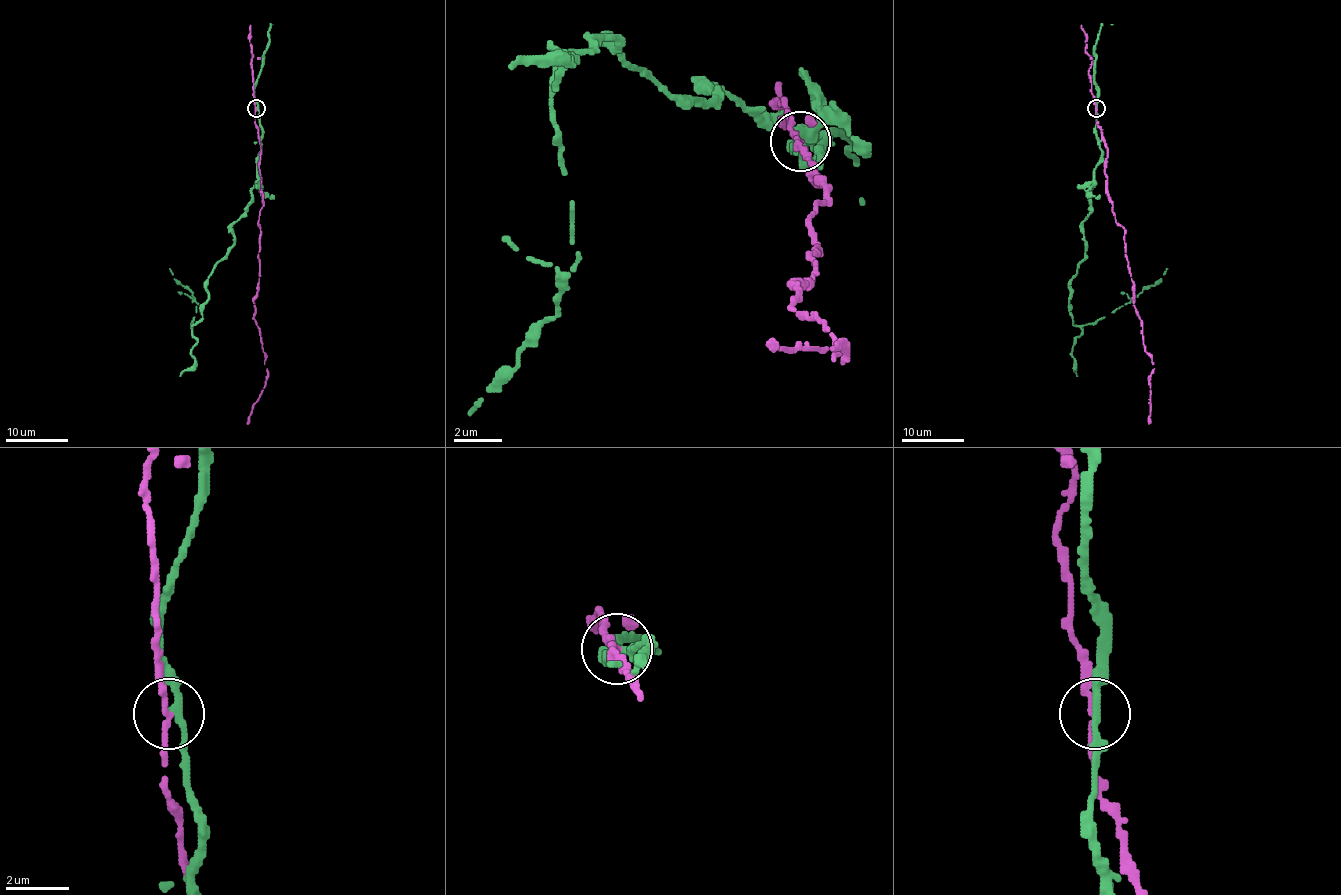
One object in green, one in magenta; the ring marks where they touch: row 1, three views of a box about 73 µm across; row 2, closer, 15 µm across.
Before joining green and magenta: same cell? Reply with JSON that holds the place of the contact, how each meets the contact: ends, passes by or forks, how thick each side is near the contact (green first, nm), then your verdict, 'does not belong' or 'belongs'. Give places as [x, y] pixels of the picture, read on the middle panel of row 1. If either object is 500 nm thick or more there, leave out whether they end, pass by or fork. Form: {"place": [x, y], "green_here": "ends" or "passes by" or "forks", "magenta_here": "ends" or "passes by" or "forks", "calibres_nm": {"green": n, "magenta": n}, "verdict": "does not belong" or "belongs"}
{"place": [800, 141], "green_here": "passes by", "magenta_here": "passes by", "calibres_nm": {"green": 260, "magenta": 180}, "verdict": "does not belong"}

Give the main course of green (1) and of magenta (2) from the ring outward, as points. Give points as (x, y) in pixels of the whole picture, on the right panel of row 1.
1: (1096, 107), (1101, 153), (1082, 225), (1085, 258), (1071, 280), (1074, 325), (1129, 303), (1167, 269)
2: (1096, 109), (1107, 149), (1107, 196), (1115, 222), (1125, 229), (1132, 297), (1143, 347), (1151, 356), (1148, 424)

